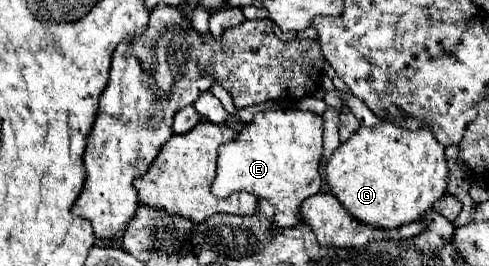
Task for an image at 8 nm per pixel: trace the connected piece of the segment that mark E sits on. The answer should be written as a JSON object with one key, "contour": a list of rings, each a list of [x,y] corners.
{"contour":[[[302,110],[260,112],[248,122],[234,142],[220,146],[216,196],[228,198],[234,192],[250,192],[266,198],[274,206],[274,224],[292,228],[298,220],[300,202],[320,192],[322,156],[322,118]]]}

